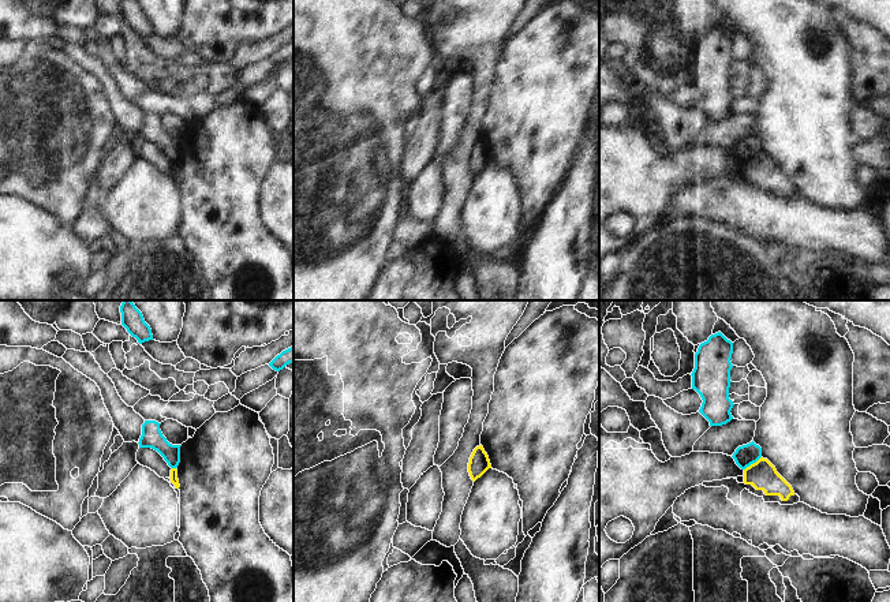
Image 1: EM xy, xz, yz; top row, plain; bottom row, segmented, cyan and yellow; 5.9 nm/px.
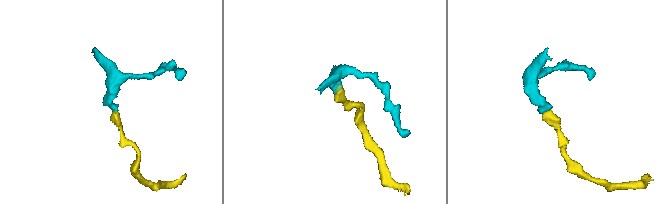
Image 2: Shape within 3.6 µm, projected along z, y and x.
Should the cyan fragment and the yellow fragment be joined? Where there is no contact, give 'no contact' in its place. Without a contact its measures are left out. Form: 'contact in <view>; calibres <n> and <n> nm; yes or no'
contact in yz; calibres 120 and 170 nm; no

